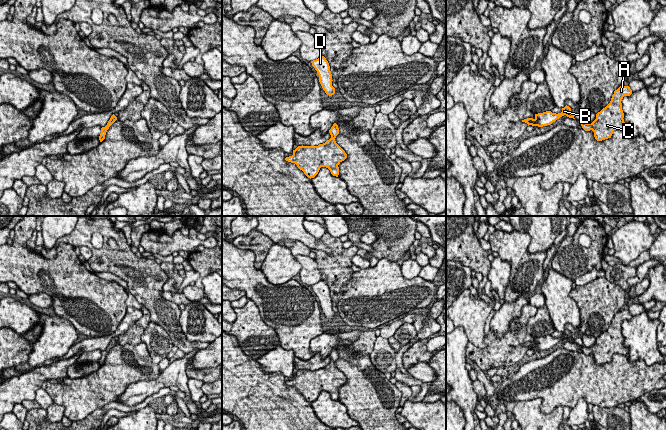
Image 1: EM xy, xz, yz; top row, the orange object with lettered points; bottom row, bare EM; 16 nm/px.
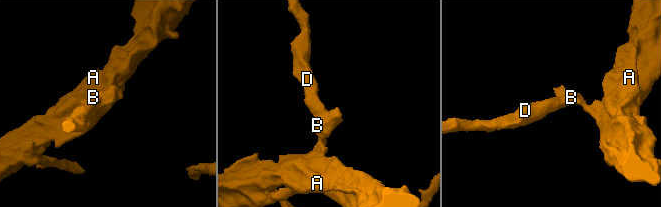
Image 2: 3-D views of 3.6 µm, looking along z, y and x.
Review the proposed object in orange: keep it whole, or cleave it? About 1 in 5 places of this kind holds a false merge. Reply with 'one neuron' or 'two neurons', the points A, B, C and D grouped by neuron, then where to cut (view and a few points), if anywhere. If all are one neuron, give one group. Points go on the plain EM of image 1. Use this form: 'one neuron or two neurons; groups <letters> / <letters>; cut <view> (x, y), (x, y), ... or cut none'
one neuron; groups A B C D; cut none

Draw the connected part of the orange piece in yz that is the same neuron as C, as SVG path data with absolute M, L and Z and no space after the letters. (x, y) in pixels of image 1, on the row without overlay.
M620 310L614 315L610 327L596 338L596 343L592 347L581 346L585 355L592 354L597 365L611 362L614 354L628 354L628 347L624 346L622 334L622 323L630 320L632 314L629 310Z

